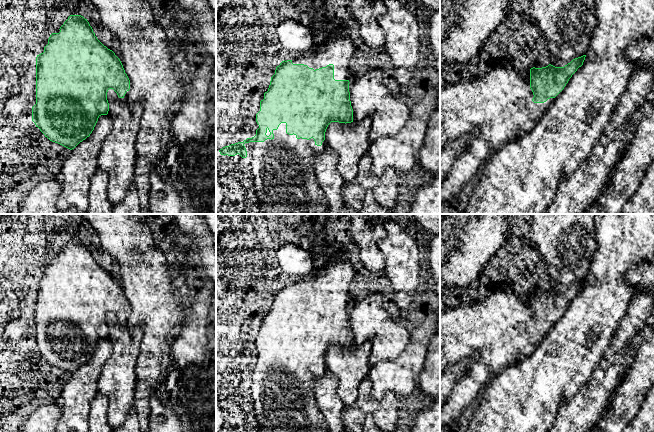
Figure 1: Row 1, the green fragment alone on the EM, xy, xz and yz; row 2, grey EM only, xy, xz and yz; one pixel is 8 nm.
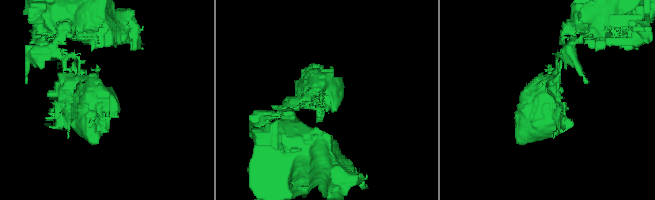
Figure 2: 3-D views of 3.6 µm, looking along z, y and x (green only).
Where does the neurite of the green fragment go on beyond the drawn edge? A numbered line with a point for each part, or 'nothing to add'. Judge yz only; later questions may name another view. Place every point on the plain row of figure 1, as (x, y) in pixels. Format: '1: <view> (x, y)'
1: yz (499, 328)

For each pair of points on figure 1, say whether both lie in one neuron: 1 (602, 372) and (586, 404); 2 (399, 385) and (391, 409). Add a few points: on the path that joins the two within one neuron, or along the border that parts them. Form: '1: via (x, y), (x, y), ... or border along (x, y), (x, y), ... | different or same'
1: via (602, 380), (594, 396) | same
2: border along (372, 394), (381, 398), (393, 392), (398, 397) | different

